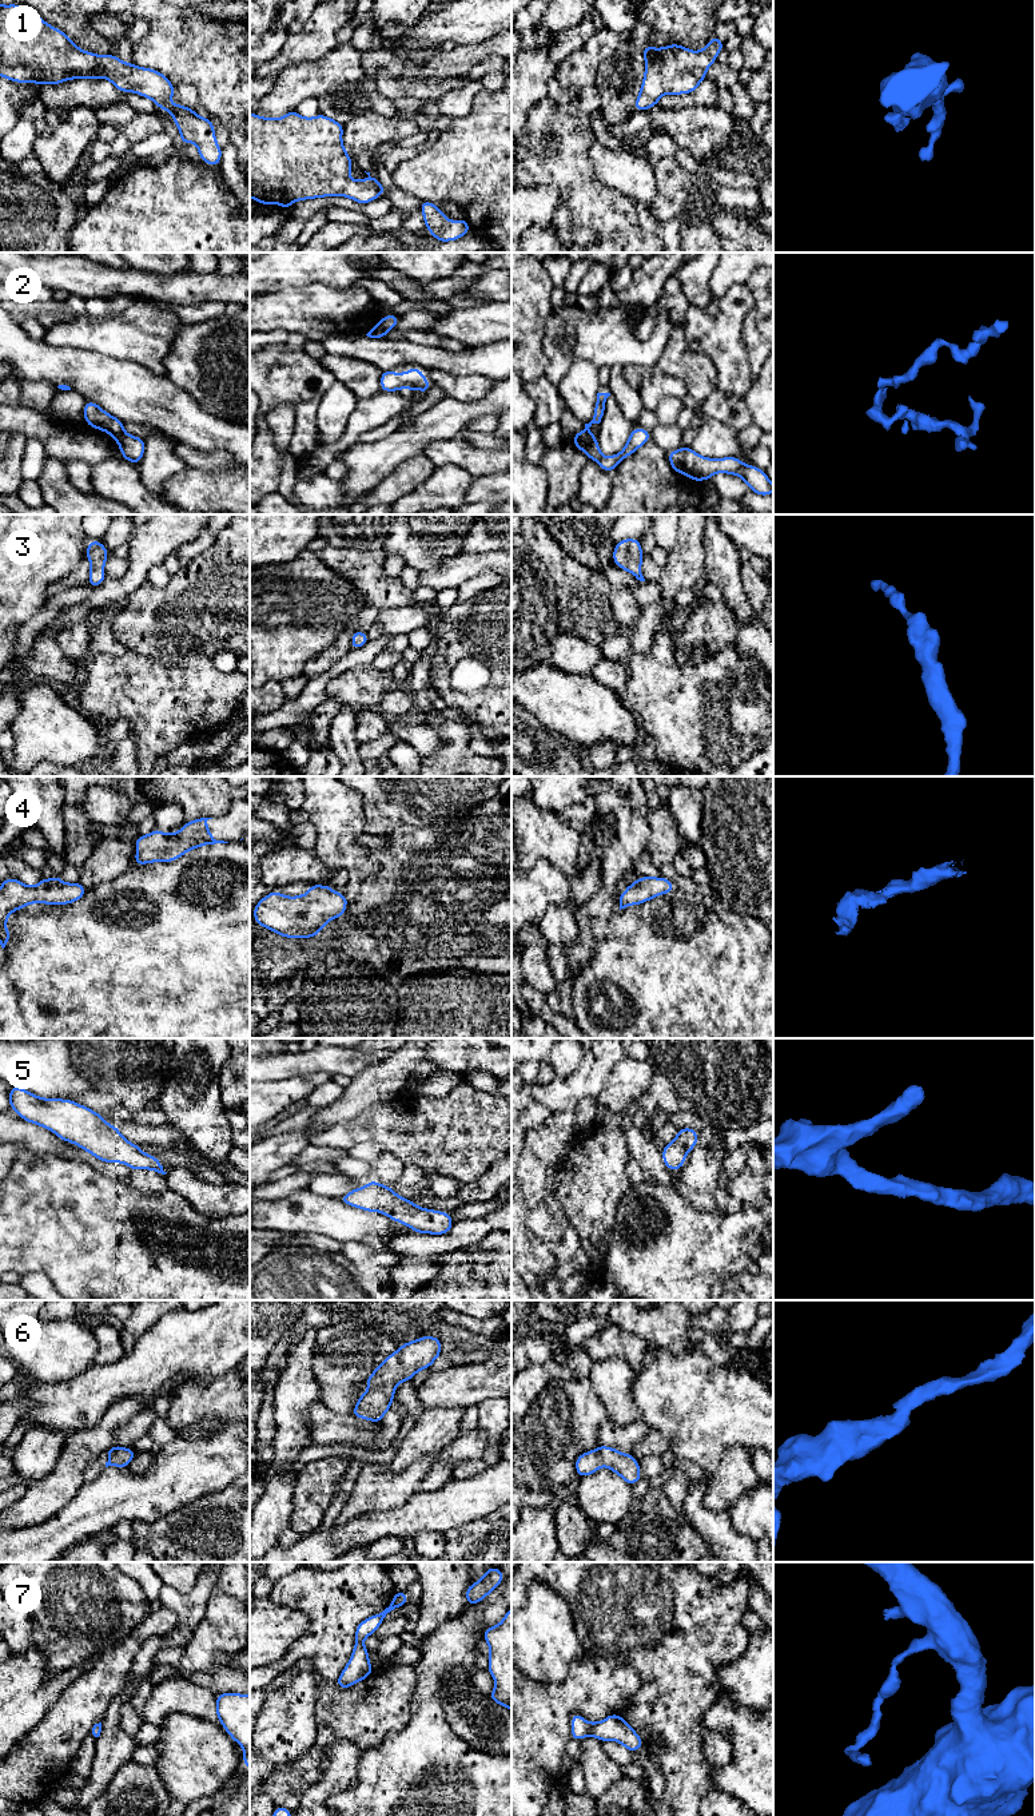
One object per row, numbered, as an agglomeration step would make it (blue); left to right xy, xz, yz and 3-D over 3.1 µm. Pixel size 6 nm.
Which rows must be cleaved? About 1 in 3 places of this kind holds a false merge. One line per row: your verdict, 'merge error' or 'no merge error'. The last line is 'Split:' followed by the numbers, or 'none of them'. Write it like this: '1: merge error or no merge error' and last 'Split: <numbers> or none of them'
1: no merge error
2: merge error
3: no merge error
4: no merge error
5: no merge error
6: no merge error
7: no merge error
Split: 2

